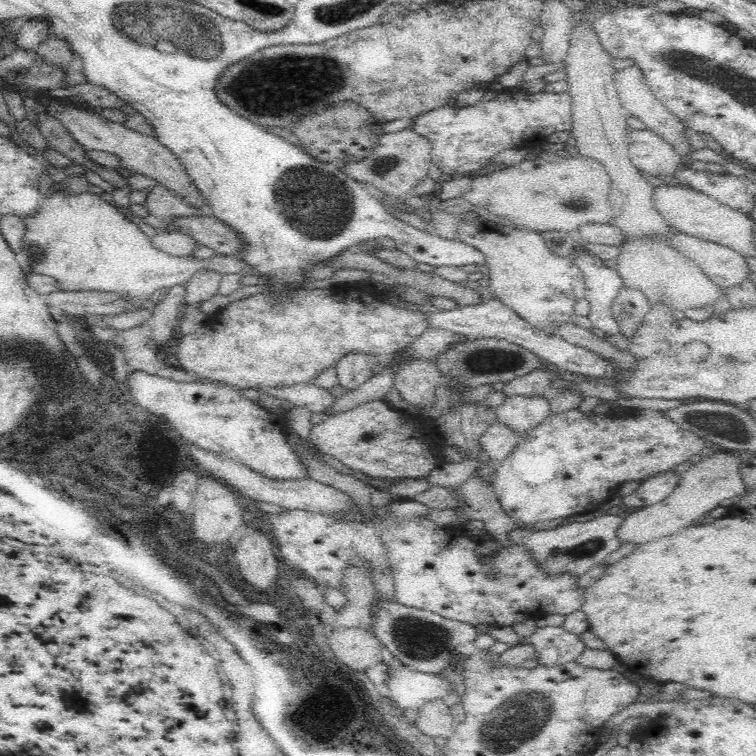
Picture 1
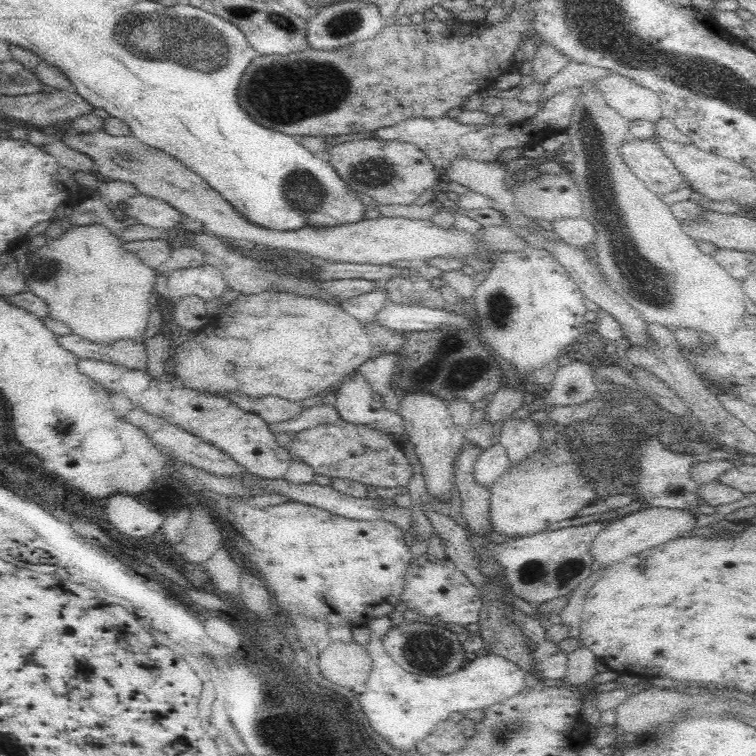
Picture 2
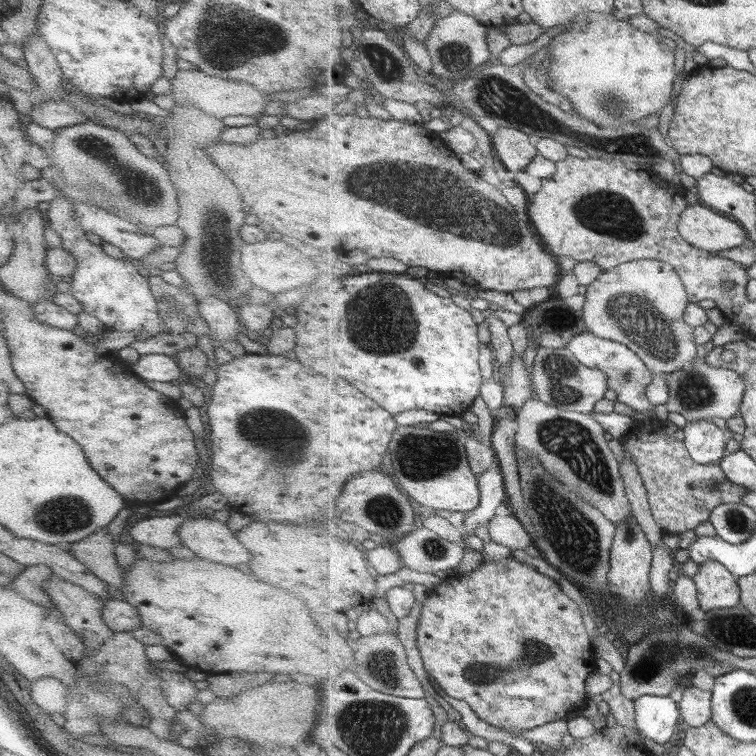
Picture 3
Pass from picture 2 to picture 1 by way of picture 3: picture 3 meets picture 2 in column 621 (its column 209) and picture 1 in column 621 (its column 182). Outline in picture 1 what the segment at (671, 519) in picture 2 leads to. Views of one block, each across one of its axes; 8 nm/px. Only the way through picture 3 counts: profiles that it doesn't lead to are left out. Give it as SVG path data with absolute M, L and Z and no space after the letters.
M717 452L713 456L704 457L701 462L692 466L681 474L681 479L674 489L674 492L660 503L642 507L629 514L619 524L616 530L616 537L620 544L632 543L638 546L642 543L649 543L680 532L684 528L690 528L698 520L707 516L709 511L721 504L723 500L741 496L747 492L747 486L740 477L740 465L738 457L734 452Z

